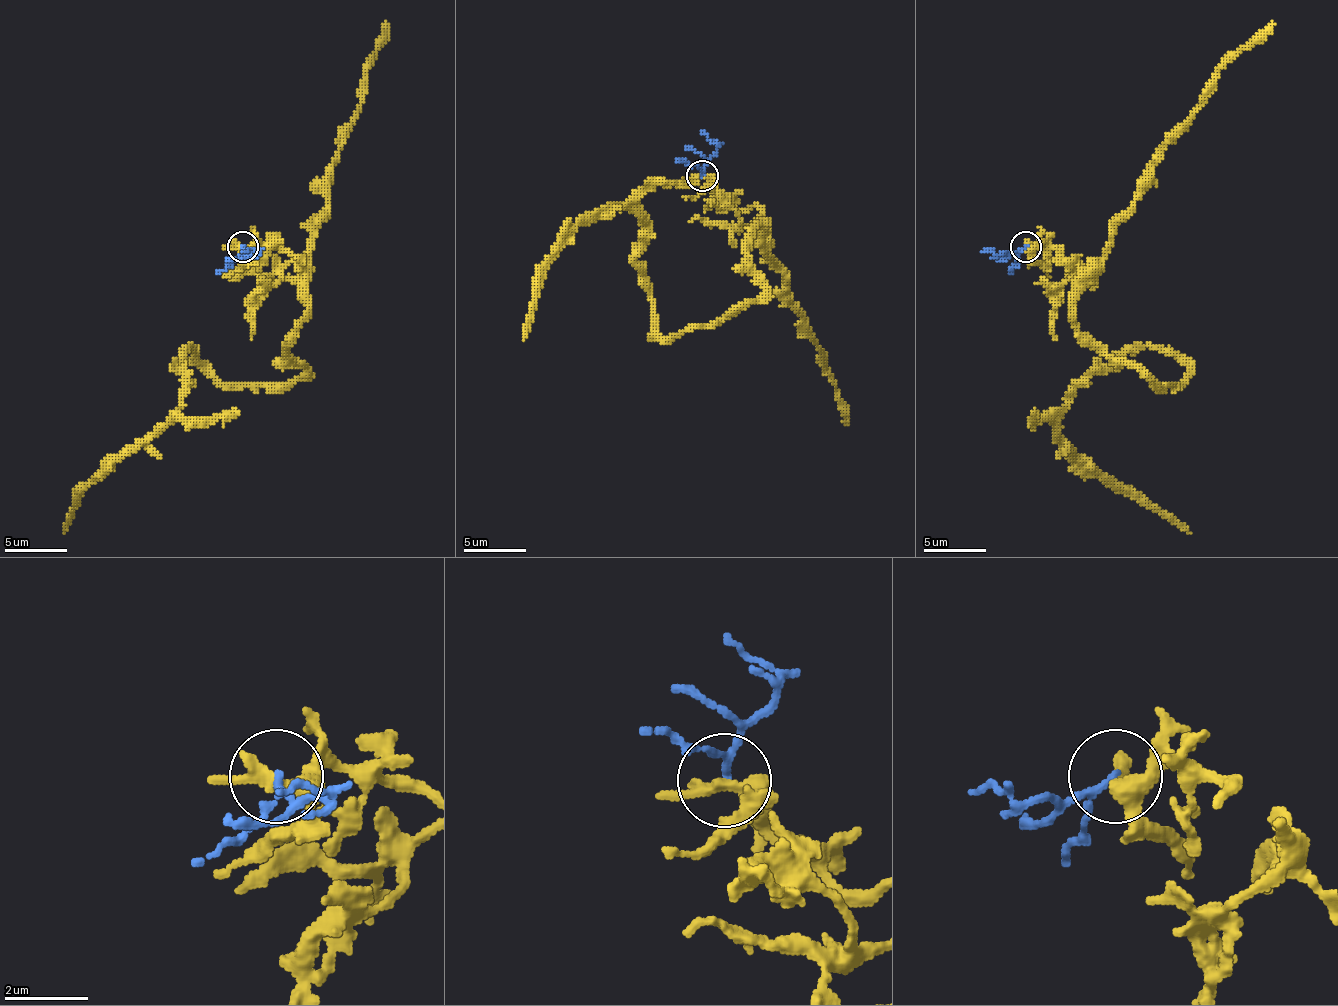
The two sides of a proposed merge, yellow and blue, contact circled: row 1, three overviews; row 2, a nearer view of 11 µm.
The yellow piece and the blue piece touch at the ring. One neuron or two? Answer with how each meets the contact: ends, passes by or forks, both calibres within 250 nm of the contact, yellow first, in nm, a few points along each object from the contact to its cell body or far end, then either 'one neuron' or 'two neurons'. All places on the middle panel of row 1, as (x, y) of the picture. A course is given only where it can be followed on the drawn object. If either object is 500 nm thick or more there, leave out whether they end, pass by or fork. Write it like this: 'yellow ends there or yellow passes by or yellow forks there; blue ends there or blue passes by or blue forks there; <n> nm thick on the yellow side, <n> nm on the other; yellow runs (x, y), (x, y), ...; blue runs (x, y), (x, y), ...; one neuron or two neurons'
yellow forks there; blue passes by; 300 nm thick on the yellow side, 120 nm on the other; yellow runs (701, 174), (760, 212), (764, 290), (667, 337), (645, 231), (604, 209), (548, 265), (523, 340); blue runs (701, 174), (717, 150), (714, 140), (701, 131); two neurons

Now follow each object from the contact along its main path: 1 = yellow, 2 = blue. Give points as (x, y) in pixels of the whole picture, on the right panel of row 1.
1: (1025, 246), (1075, 261), (1075, 327), (1109, 355), (1156, 386), (1187, 370), (1131, 345), (1059, 436), (1190, 533)
2: (1025, 246), (1000, 255), (991, 249), (981, 252)

